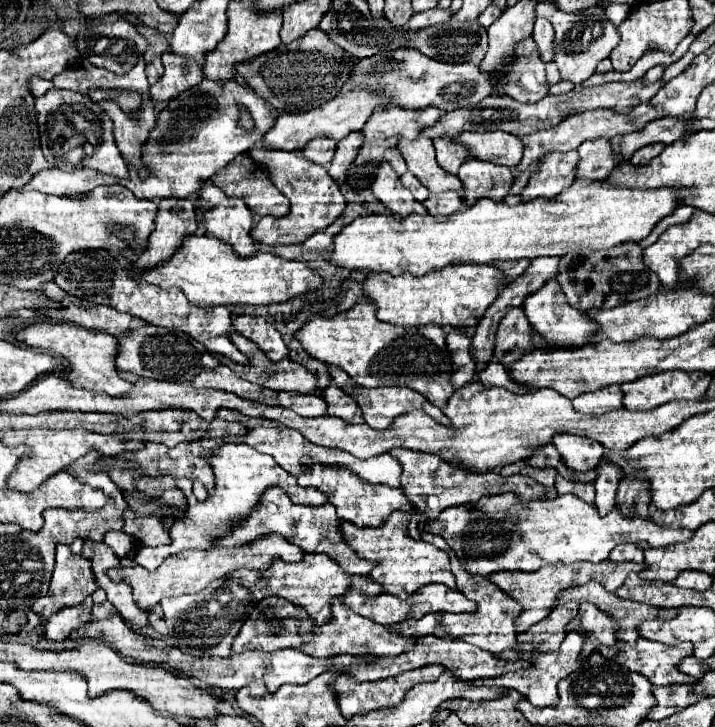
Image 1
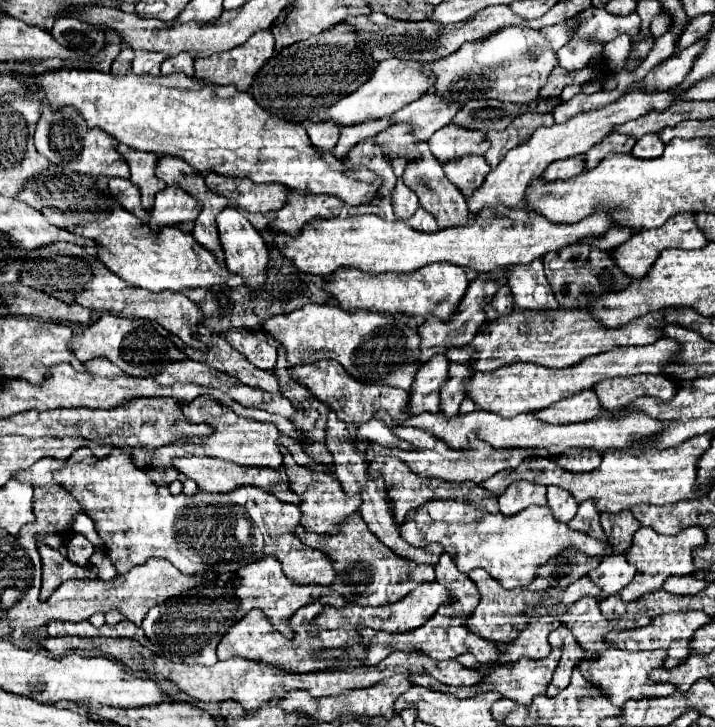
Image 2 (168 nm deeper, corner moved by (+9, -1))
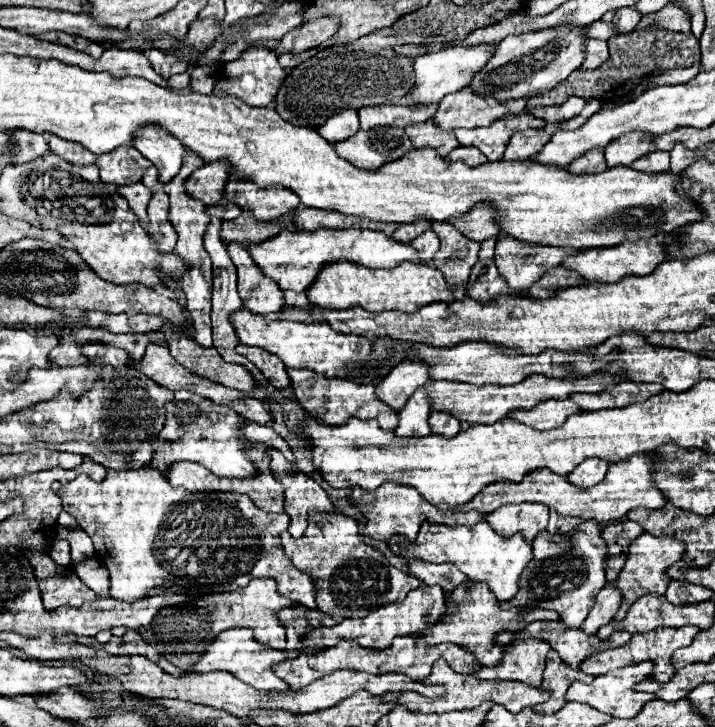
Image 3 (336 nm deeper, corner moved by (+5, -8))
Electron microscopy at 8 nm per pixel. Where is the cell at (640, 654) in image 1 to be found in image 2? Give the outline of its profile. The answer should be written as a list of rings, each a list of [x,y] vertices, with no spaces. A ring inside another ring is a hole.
[[[606,649],[600,653],[598,661],[582,661],[580,673],[584,679],[588,679],[592,685],[600,689],[610,701],[618,707],[622,707],[628,699],[644,699],[644,697],[668,697],[676,691],[670,683],[654,683],[648,679],[648,673],[656,667],[662,667],[664,663],[664,649],[660,651],[622,651],[622,649]]]

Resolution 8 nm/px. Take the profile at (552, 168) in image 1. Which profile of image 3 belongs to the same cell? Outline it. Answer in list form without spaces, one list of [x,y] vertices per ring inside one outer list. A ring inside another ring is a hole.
[[[590,150],[584,156],[576,158],[566,170],[570,174],[598,174],[598,172],[604,172],[606,168],[608,166],[604,160],[604,150]]]

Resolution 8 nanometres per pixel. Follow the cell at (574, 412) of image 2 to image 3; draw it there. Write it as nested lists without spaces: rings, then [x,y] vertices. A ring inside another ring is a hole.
[[[566,398],[566,400],[546,400],[544,404],[538,404],[536,408],[530,410],[516,410],[512,412],[510,418],[534,430],[552,430],[562,426],[568,416],[580,412],[582,412],[580,406],[572,398]]]

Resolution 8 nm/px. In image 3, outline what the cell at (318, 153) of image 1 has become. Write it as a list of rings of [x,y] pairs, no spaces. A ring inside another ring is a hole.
[[[344,110],[336,116],[330,116],[326,120],[326,124],[322,124],[318,128],[318,132],[330,144],[338,144],[340,140],[346,140],[348,136],[354,136],[358,132],[358,112],[356,110]]]

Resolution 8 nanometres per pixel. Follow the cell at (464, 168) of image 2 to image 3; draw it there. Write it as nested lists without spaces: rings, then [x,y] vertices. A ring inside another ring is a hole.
[[[456,148],[450,152],[448,156],[450,162],[456,162],[456,160],[462,160],[464,164],[468,166],[482,166],[488,162],[488,158],[484,154],[480,154],[476,148]]]

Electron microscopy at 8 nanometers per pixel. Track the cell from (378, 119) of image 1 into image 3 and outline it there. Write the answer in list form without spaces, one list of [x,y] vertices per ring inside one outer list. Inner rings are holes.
[[[470,88],[448,94],[438,104],[436,114],[430,118],[440,130],[450,132],[454,128],[478,128],[500,120],[504,114],[520,114],[526,108],[526,98],[500,104],[492,96],[476,96]]]

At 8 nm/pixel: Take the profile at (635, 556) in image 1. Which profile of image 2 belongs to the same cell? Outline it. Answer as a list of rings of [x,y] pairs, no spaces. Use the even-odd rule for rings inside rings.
[[[606,555],[600,567],[596,567],[588,577],[596,587],[600,587],[598,601],[604,601],[610,595],[620,593],[632,579],[634,579],[636,567],[630,565],[624,555]]]

